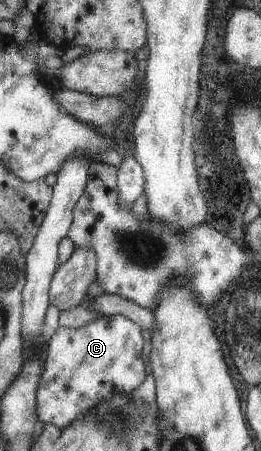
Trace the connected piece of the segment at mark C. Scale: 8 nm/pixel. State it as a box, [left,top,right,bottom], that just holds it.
[36,315,145,429]

